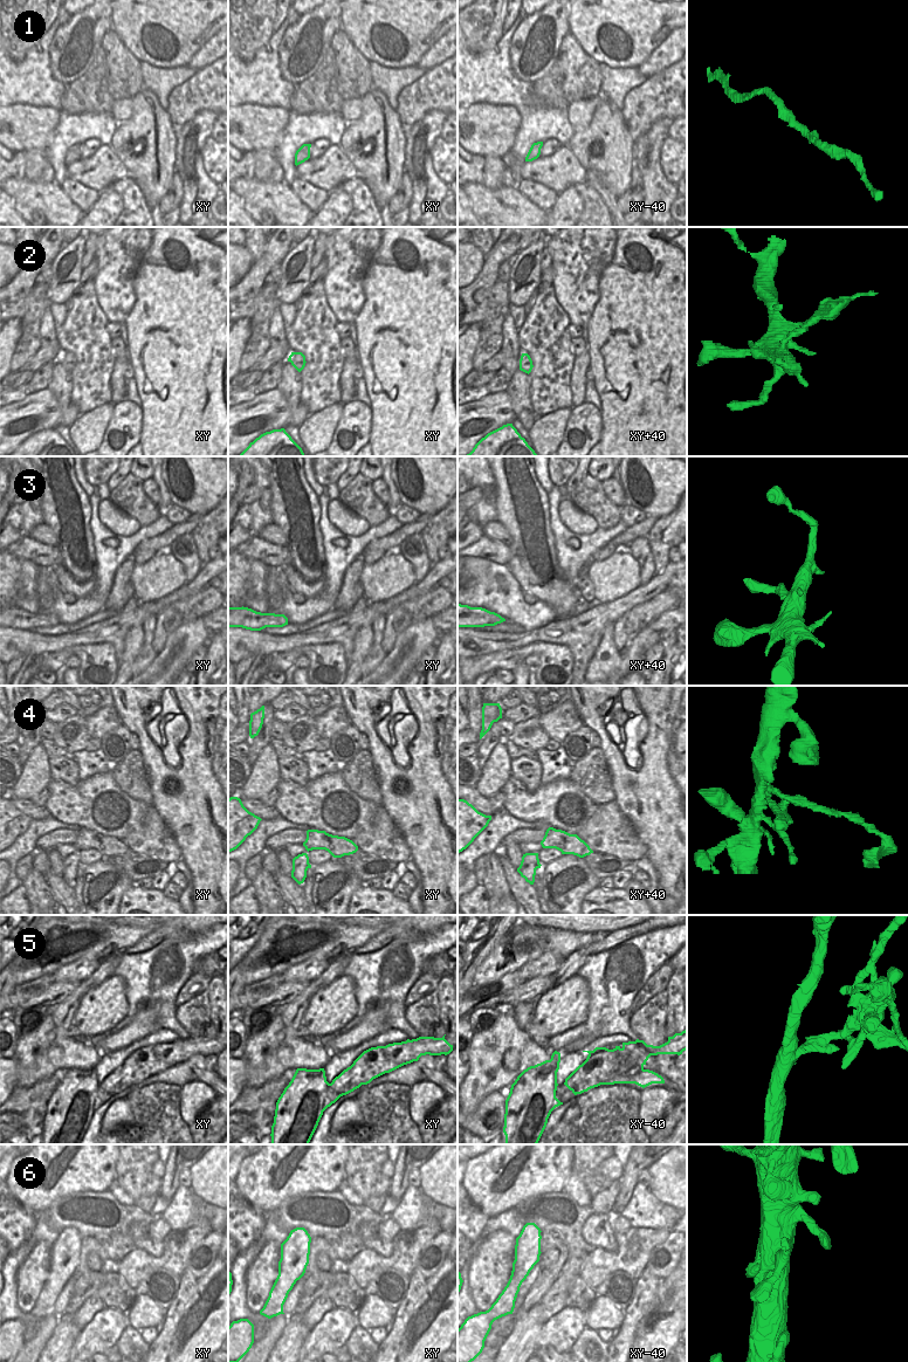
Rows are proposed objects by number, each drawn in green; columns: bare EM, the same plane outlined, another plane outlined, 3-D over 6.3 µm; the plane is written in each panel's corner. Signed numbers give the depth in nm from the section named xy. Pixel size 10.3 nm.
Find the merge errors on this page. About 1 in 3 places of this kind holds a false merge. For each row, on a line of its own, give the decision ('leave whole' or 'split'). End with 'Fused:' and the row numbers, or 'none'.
1: leave whole
2: split
3: leave whole
4: leave whole
5: split
6: leave whole
Fused: 2, 5

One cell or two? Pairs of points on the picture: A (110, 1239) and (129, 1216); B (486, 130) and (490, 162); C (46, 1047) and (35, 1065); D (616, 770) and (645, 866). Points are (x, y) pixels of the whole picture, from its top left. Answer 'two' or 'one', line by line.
A: one
B: two
C: one
D: two

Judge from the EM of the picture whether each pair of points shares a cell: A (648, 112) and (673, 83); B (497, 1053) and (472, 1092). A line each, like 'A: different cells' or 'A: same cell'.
A: same cell
B: same cell

